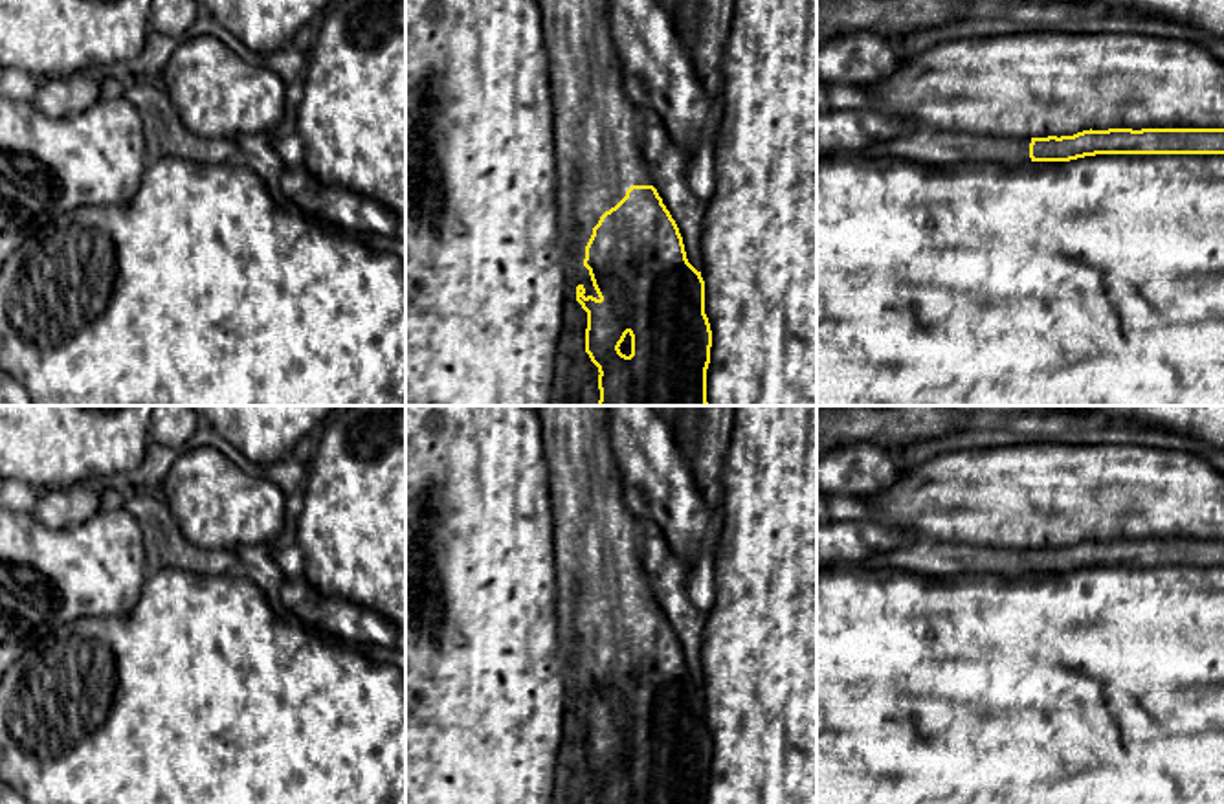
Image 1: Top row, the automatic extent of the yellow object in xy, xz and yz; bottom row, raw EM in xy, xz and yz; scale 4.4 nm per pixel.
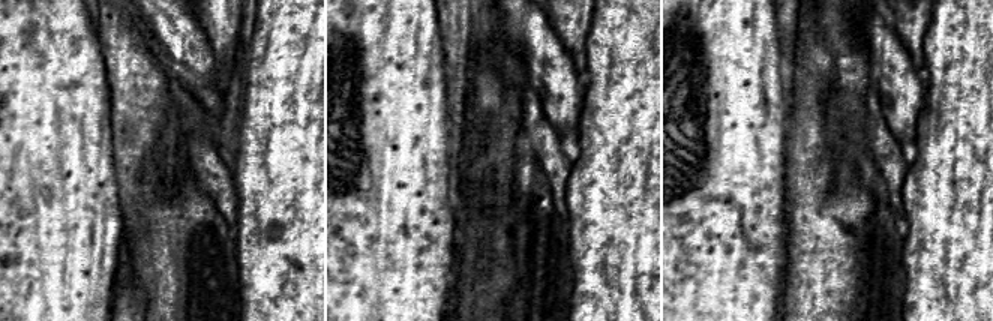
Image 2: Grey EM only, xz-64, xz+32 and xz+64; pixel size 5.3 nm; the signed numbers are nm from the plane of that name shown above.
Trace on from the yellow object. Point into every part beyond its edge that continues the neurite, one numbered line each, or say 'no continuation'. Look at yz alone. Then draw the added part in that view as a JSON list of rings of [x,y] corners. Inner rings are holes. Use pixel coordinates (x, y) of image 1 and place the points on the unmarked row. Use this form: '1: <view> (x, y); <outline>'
1: yz (927, 557); [[[918,534],[908,545],[897,545],[851,565],[851,569],[894,567],[934,578],[974,573],[1020,576],[1031,573],[1029,554],[1029,549],[951,543]]]

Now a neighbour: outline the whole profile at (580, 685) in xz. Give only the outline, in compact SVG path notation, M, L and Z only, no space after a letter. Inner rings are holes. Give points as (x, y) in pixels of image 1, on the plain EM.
M573 676L571 709L574 709L574 710L576 710L576 698L578 696L582 696L585 699L585 705L584 705L585 709L593 707L593 709L600 710L595 698L593 698L589 681L584 676L578 676L578 677Z

